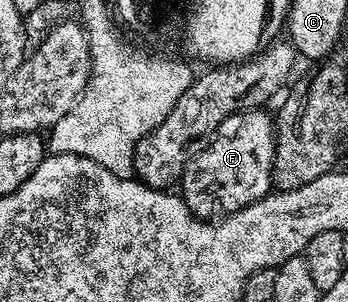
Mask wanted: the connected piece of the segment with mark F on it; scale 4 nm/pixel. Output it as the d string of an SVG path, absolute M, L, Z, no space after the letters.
M253 109L226 117L226 121L218 125L216 134L209 139L207 147L188 162L178 180L178 191L190 213L200 219L216 221L233 215L273 190L276 129L273 116L268 116L266 112L264 109Z

